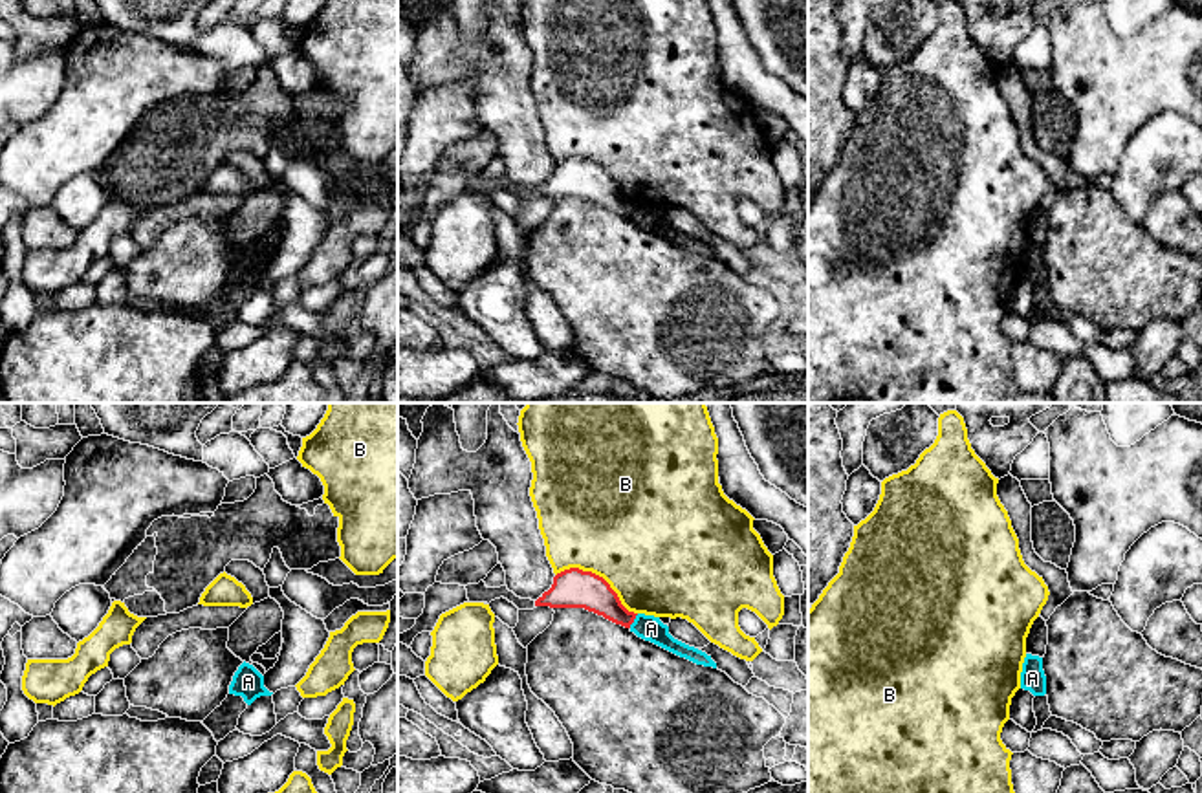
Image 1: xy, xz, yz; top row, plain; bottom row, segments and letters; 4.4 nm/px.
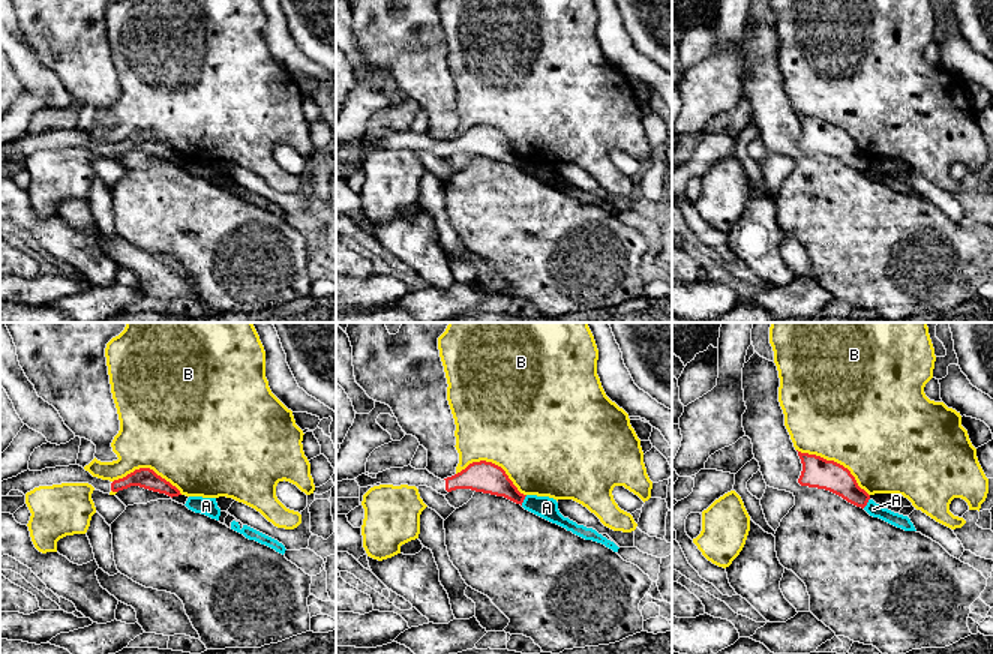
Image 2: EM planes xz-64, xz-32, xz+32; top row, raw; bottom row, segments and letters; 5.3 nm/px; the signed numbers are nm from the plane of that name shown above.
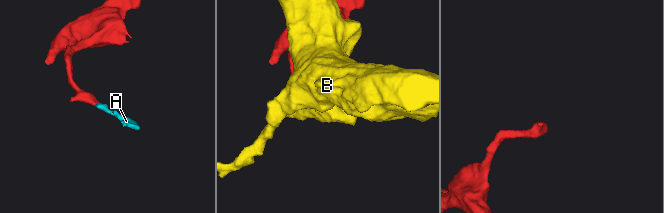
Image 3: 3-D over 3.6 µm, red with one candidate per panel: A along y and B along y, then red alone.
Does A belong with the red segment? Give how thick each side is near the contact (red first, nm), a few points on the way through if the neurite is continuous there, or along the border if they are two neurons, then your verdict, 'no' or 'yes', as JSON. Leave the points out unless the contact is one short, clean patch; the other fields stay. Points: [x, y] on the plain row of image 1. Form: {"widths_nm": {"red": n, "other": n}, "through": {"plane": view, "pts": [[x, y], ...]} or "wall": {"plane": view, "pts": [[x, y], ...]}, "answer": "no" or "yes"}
{"widths_nm": {"red": 160, "other": 110}, "wall": {"plane": "xz", "pts": [[638, 204], [629, 217]]}, "answer": "no"}

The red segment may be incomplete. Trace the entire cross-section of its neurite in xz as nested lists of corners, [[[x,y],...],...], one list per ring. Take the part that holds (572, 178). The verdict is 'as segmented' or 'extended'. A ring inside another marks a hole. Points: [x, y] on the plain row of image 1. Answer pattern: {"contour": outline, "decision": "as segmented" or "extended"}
{"contour": [[[579,158],[557,163],[552,178],[535,190],[535,196],[585,198],[625,218],[630,218],[638,205],[621,194],[603,167]]], "decision": "as segmented"}

